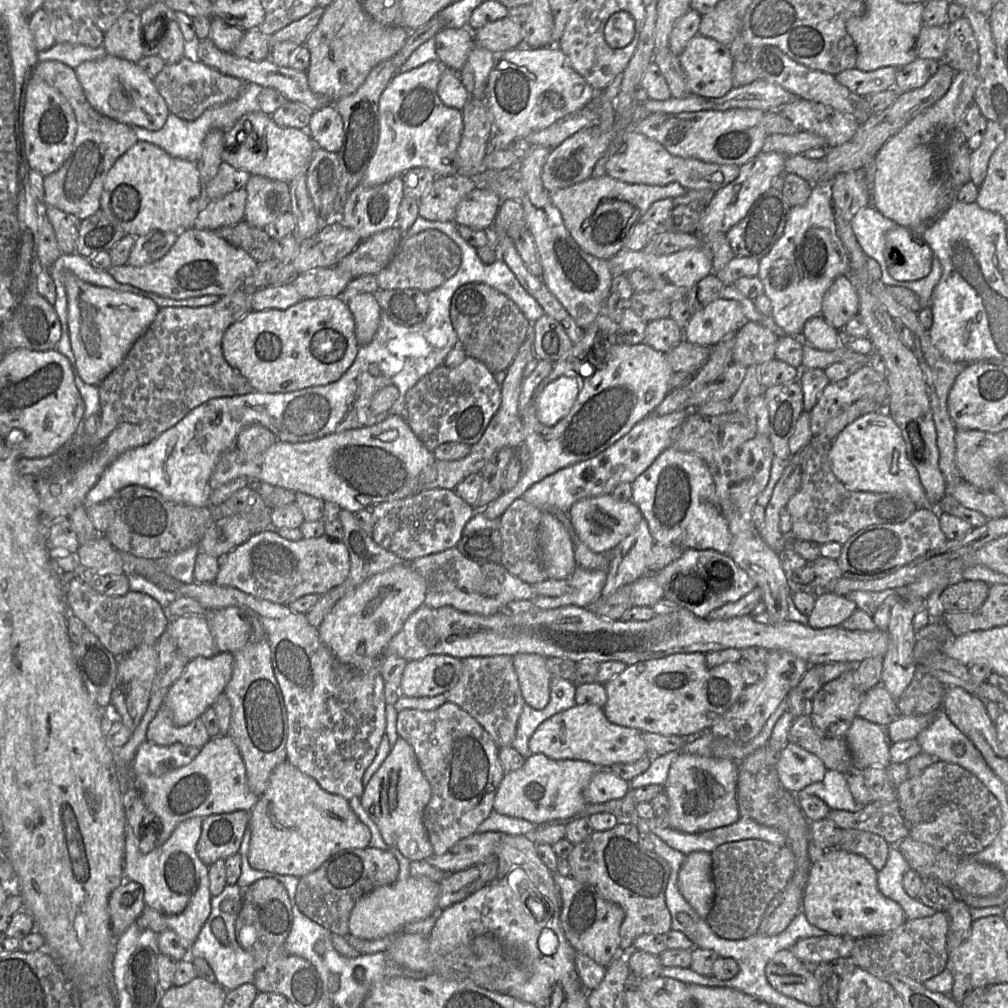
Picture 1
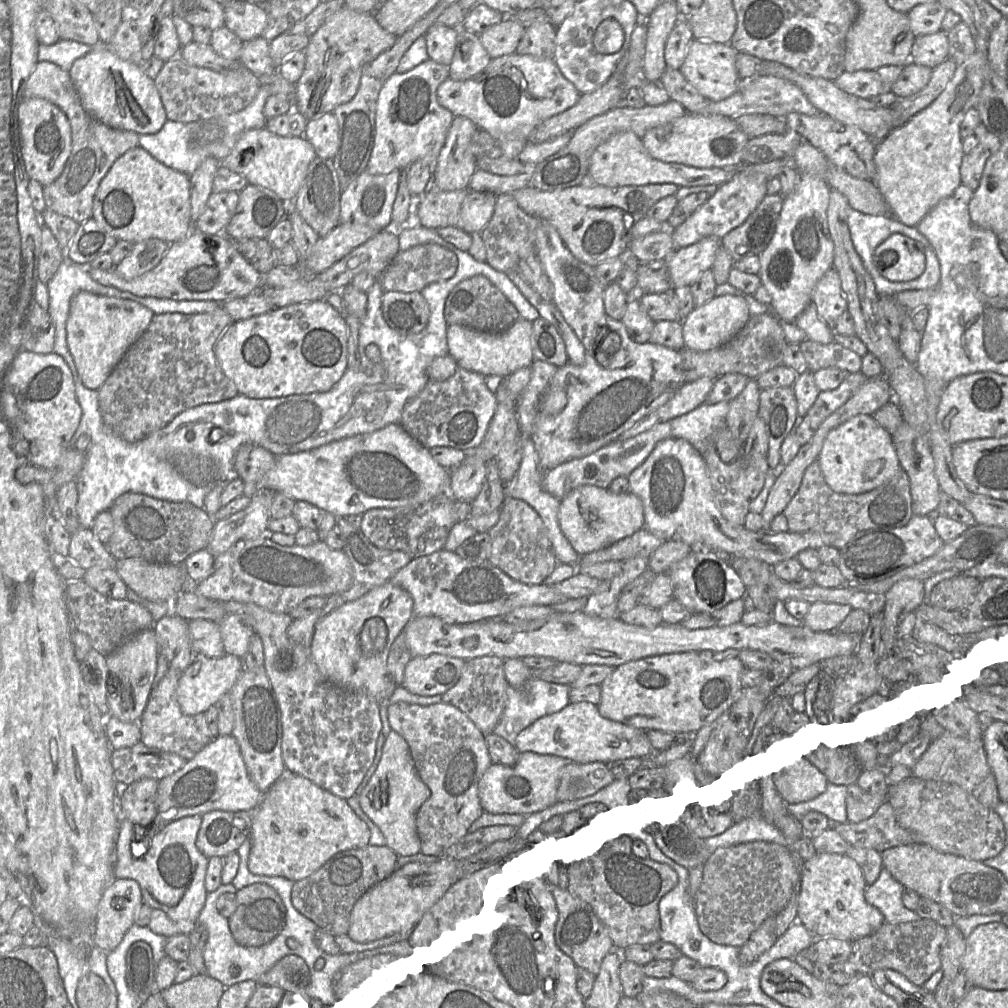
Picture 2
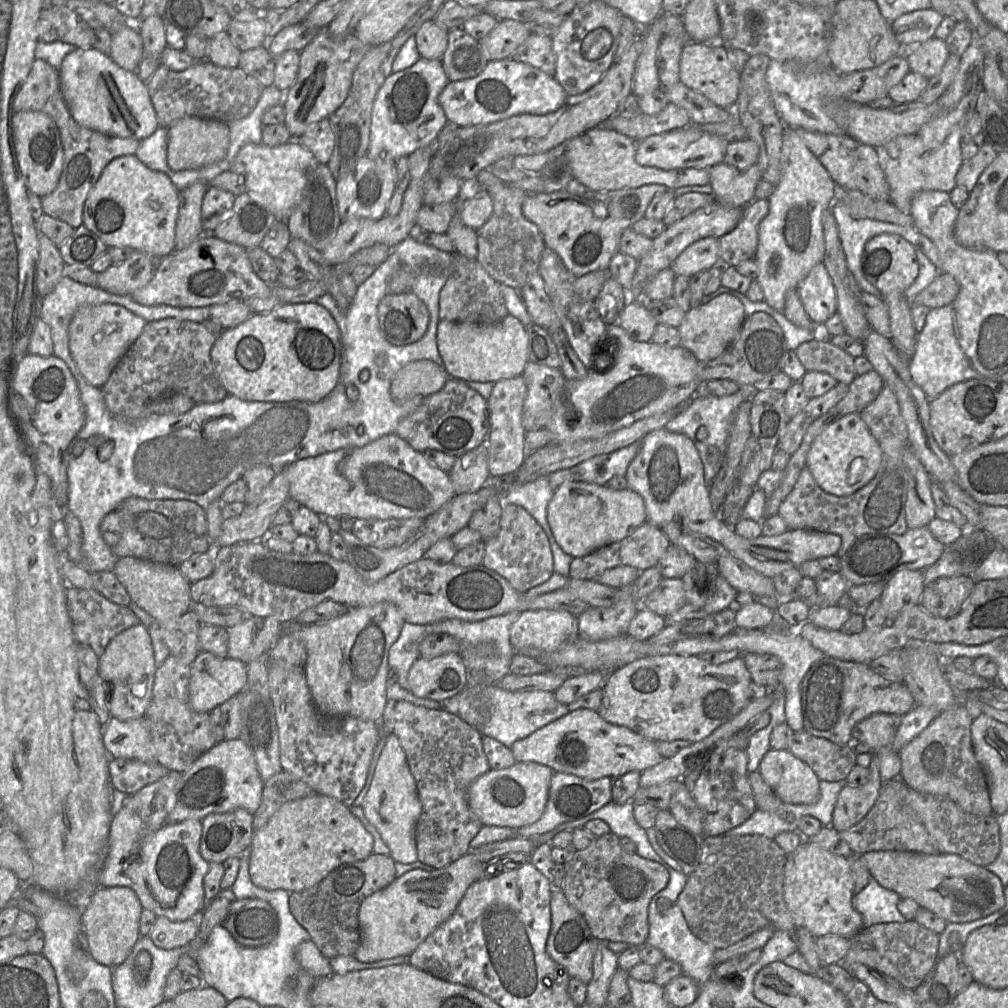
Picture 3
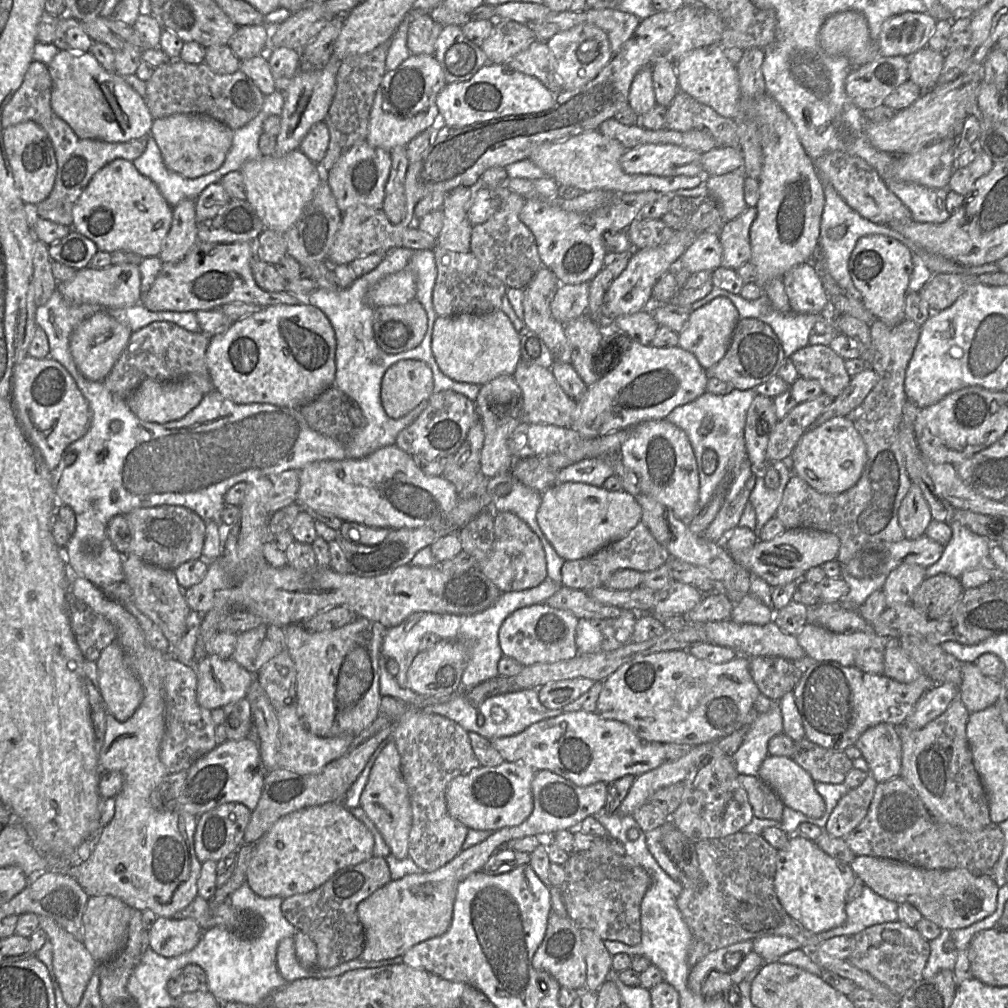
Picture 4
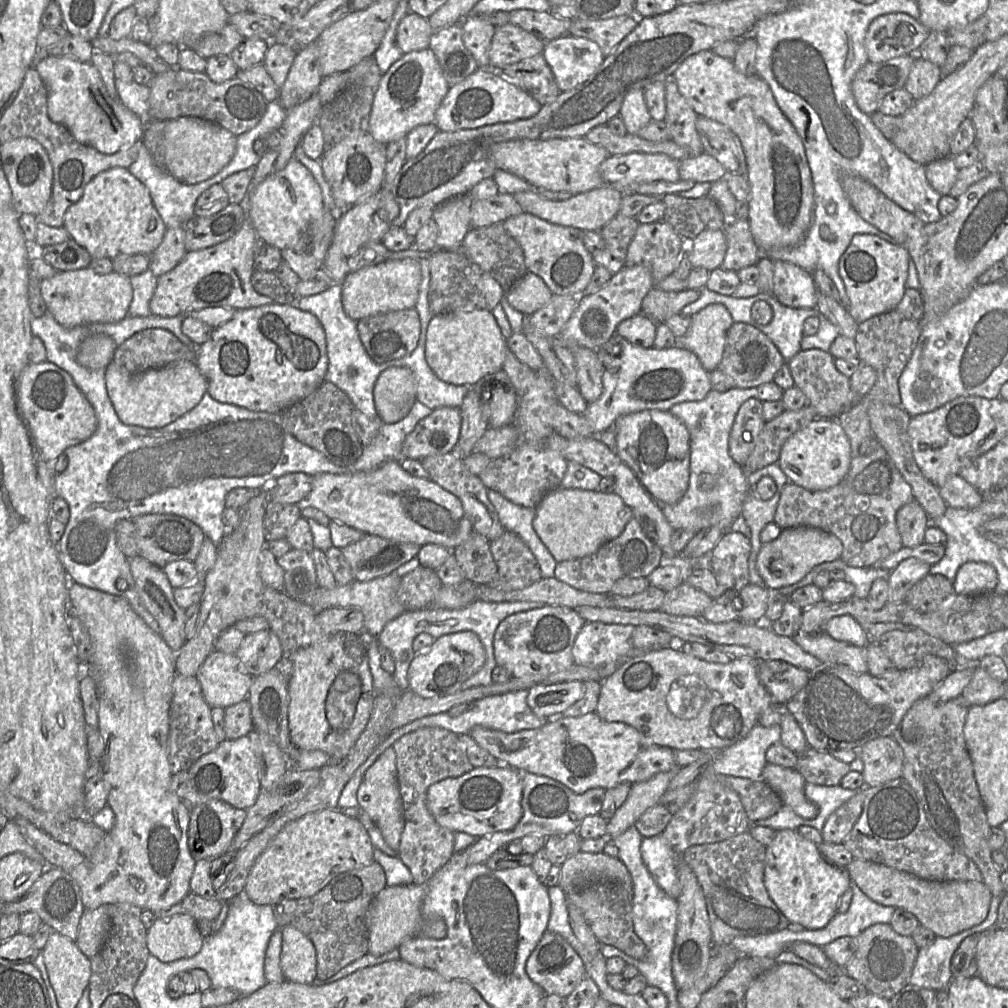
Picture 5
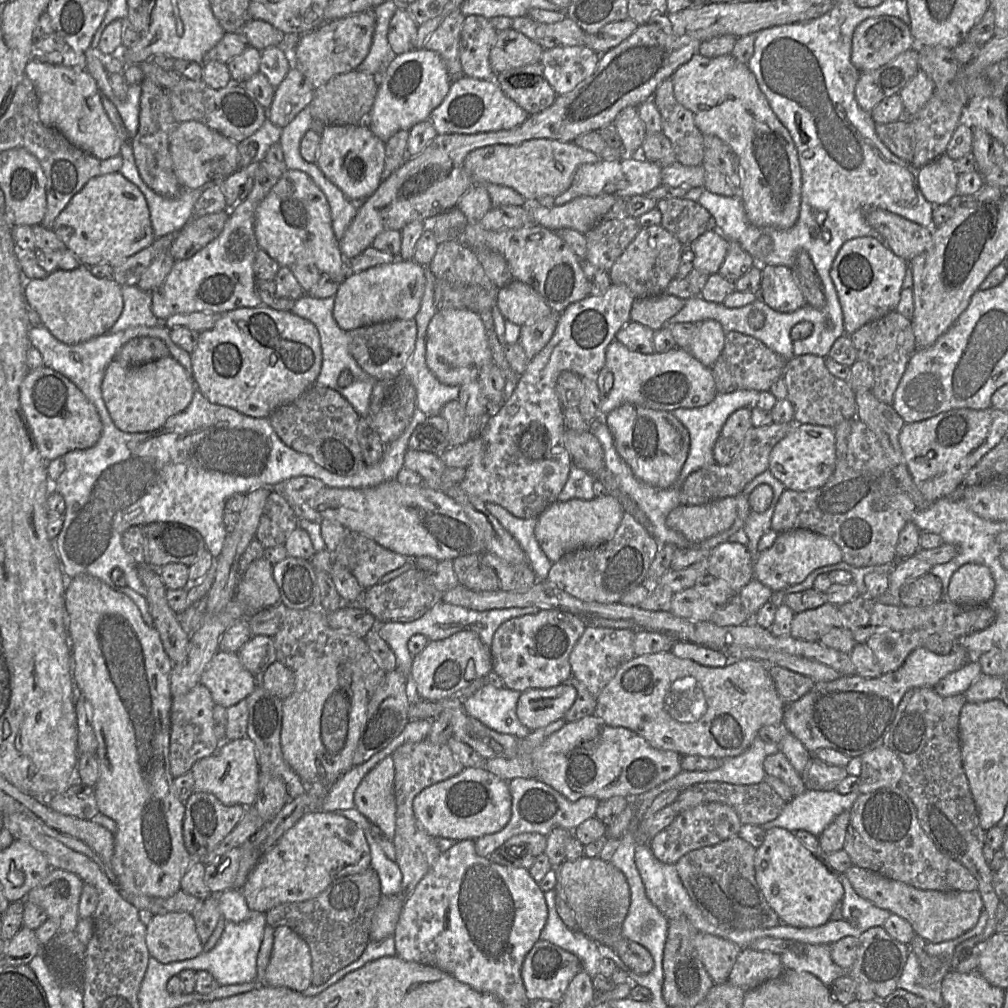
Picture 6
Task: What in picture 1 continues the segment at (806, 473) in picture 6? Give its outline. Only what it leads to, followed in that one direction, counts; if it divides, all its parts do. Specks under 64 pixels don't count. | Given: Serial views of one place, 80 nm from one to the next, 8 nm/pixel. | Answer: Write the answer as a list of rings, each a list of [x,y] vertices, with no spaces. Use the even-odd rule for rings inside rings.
[[[887,412],[868,413],[847,425],[829,445],[828,456],[833,473],[848,490],[902,494],[918,509],[937,509],[928,500],[919,474],[907,456],[901,430]]]

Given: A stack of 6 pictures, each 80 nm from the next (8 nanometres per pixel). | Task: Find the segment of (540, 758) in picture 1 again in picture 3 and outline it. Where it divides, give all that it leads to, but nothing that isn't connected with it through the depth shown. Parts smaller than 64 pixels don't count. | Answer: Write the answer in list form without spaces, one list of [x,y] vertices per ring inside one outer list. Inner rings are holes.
[[[516,762],[505,769],[490,769],[469,786],[469,807],[483,825],[517,830],[532,824],[544,812],[554,773],[552,768],[536,762]]]

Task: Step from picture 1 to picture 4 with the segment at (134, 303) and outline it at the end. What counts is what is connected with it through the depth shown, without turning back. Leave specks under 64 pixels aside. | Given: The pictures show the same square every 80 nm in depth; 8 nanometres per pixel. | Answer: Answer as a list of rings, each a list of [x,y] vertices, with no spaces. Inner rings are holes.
[[[105,310],[79,323],[70,338],[70,351],[82,375],[91,381],[104,381],[126,348],[132,333],[127,325]]]

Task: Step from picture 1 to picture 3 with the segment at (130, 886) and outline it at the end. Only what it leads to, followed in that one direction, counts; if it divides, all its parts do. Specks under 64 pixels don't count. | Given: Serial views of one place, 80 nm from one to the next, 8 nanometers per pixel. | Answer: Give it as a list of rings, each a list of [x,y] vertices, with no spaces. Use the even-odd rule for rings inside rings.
[[[126,886],[98,887],[82,914],[89,954],[101,965],[115,968],[125,961],[141,936],[139,920],[143,911],[135,891]]]

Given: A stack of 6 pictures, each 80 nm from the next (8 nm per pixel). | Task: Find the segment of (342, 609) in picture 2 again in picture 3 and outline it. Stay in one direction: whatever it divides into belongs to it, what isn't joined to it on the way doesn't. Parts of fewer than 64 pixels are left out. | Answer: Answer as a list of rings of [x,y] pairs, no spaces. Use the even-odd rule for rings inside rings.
[[[380,602],[372,606],[349,608],[343,615],[325,622],[303,625],[297,622],[283,624],[284,633],[300,639],[306,648],[307,658],[303,666],[312,700],[319,715],[326,721],[344,716],[380,722],[385,704],[386,677],[389,670],[388,653],[398,639],[405,620],[392,603]]]

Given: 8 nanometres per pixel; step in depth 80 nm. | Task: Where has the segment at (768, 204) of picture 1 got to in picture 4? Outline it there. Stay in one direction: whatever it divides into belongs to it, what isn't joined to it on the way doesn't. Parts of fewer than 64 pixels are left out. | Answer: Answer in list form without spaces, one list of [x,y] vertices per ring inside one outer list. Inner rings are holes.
[[[755,206],[747,207],[738,217],[726,221],[720,229],[721,265],[737,270],[751,259],[750,228],[757,216]]]

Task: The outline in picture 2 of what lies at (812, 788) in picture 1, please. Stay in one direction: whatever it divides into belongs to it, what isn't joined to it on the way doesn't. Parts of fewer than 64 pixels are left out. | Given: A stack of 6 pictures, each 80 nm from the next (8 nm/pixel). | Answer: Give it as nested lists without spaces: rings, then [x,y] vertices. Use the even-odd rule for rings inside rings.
[[[827,781],[822,794],[810,800],[789,803],[788,811],[797,819],[801,819],[809,811],[818,811],[829,819],[831,826],[844,823],[847,822],[846,793],[847,786]]]

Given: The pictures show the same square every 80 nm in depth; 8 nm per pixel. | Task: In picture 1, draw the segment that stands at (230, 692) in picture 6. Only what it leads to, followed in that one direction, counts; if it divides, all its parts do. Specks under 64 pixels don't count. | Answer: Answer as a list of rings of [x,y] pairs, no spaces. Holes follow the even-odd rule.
[[[218,652],[210,658],[199,656],[189,661],[179,679],[169,688],[163,702],[172,711],[175,725],[188,725],[213,706],[232,677],[233,664],[234,656],[230,652]]]

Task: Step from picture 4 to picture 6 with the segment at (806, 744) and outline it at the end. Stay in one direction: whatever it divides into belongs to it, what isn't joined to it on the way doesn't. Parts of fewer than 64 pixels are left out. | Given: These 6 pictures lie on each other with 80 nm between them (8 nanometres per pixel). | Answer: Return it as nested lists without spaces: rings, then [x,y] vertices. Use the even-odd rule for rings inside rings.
[[[813,754],[801,774],[807,789],[832,791],[848,776],[845,767],[834,766],[821,761]]]

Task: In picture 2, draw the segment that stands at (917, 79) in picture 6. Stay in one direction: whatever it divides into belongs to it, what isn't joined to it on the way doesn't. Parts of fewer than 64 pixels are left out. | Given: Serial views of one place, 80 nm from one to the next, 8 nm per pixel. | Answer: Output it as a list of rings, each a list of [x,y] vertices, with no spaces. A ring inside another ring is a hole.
[[[938,31],[934,34],[917,36],[911,48],[909,62],[937,67],[949,56],[949,44],[947,33]]]

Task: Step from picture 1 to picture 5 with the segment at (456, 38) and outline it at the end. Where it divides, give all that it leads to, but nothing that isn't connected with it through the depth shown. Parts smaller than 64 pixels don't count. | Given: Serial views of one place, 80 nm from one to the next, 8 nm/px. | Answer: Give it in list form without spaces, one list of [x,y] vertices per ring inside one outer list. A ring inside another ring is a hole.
[[[409,12],[397,27],[396,44],[404,54],[427,49],[433,34],[428,18]]]

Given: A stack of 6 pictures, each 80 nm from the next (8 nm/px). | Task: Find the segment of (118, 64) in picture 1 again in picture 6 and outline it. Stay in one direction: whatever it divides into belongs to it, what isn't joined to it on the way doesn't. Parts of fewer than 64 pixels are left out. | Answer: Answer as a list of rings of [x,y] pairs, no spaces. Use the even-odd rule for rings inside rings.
[[[30,60],[25,76],[33,83],[39,99],[39,117],[46,126],[60,131],[73,145],[92,156],[105,160],[120,154],[123,140],[119,137],[103,106],[96,80],[85,70]]]

